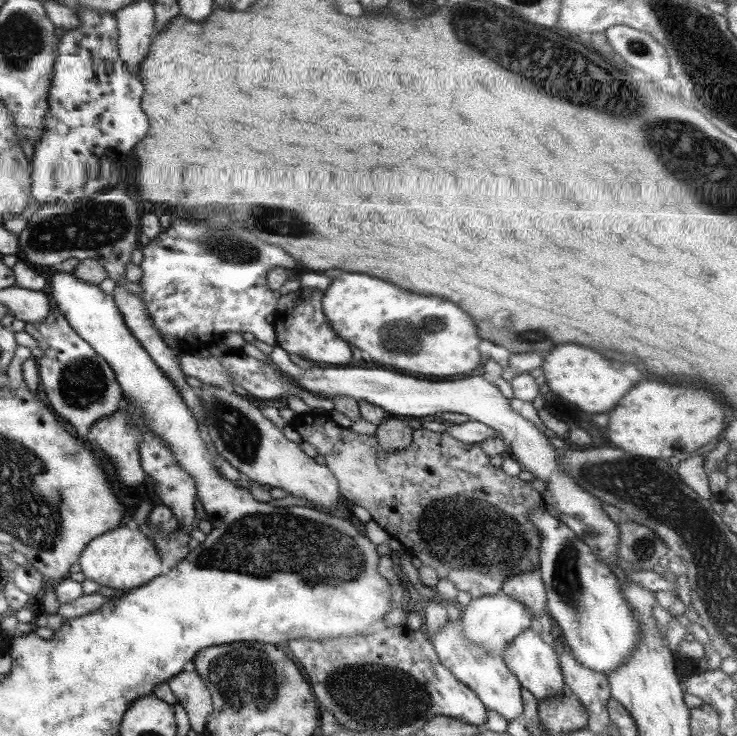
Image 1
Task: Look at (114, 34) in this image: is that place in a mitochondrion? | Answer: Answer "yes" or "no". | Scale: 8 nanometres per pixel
no

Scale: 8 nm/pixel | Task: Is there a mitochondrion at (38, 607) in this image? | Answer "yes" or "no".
no

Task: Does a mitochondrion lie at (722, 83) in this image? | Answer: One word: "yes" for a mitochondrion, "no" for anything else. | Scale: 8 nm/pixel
yes

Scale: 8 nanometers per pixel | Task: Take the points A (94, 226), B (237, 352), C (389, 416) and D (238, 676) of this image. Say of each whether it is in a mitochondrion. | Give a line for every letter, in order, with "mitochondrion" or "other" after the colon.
A: mitochondrion
B: other
C: other
D: mitochondrion

